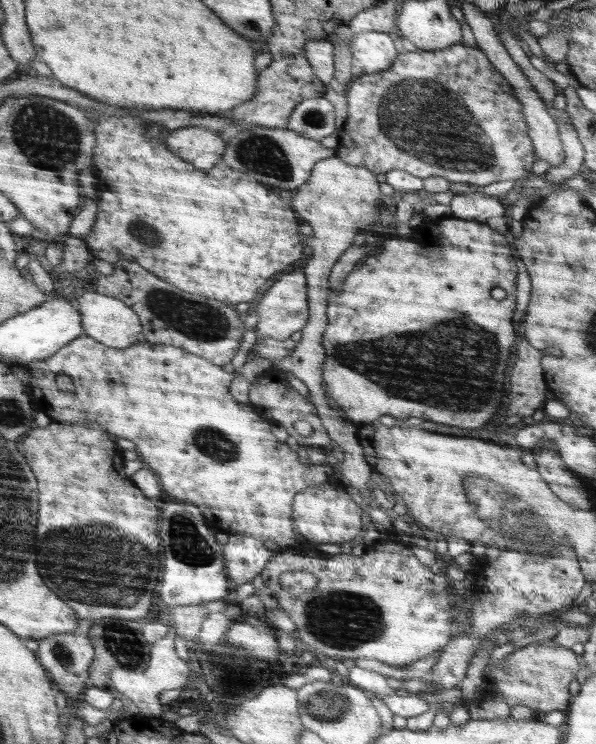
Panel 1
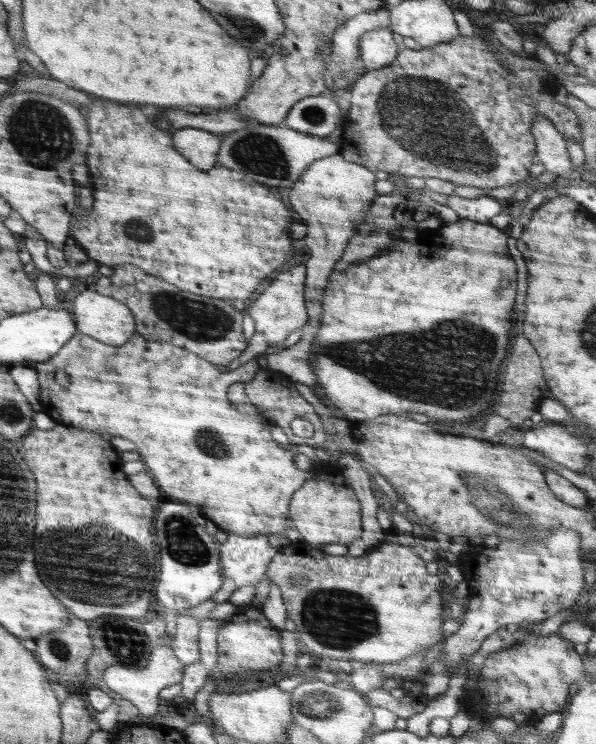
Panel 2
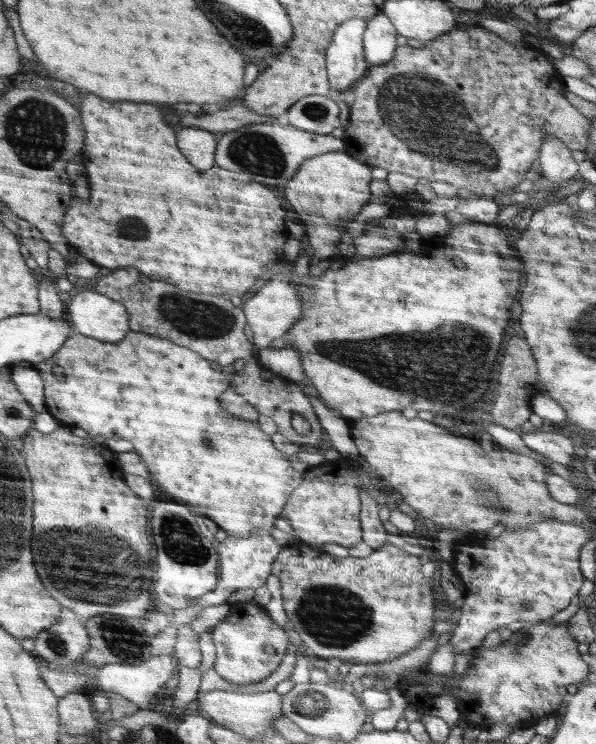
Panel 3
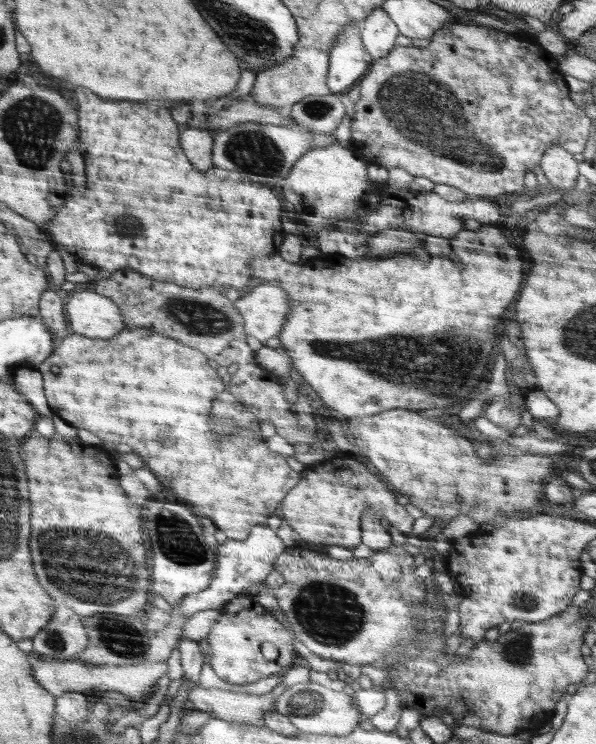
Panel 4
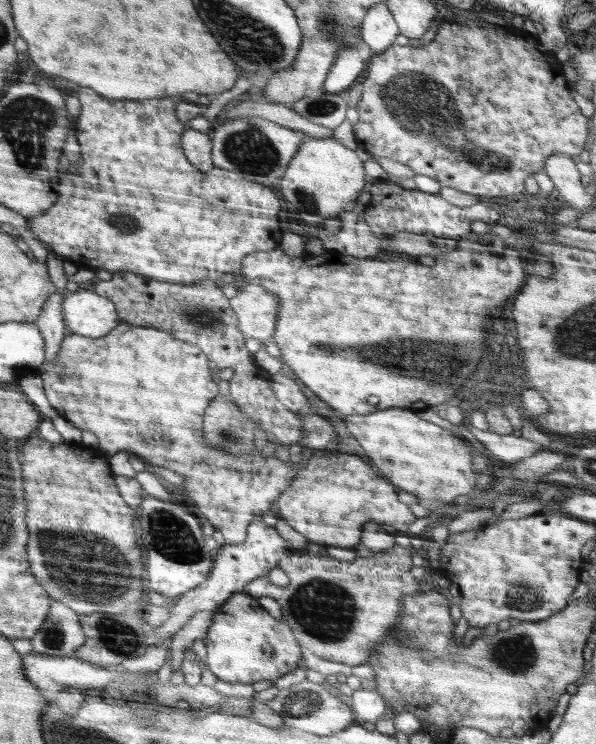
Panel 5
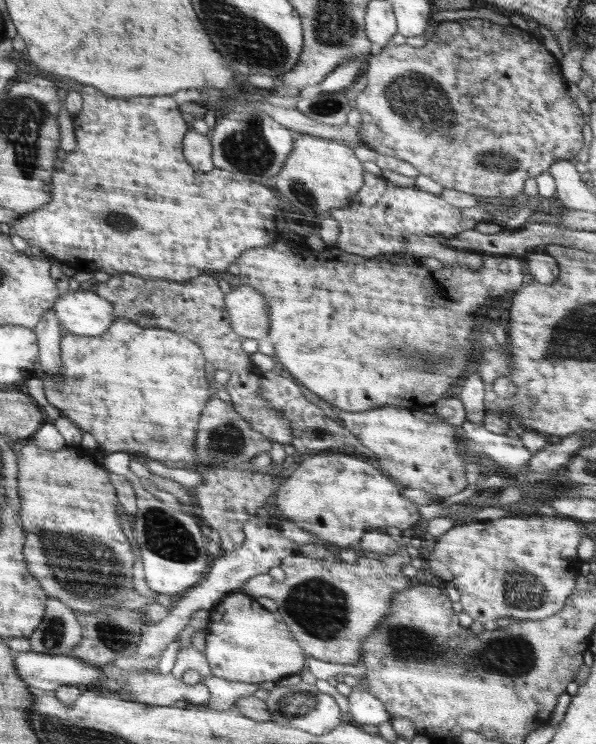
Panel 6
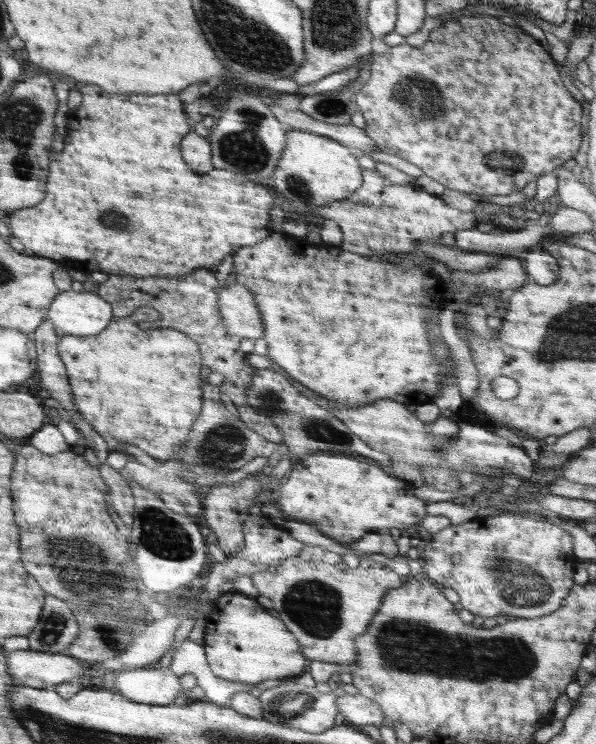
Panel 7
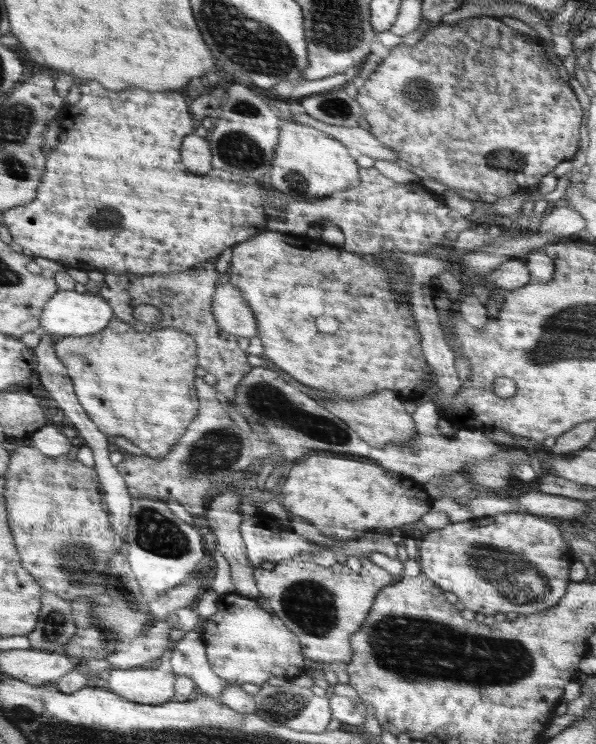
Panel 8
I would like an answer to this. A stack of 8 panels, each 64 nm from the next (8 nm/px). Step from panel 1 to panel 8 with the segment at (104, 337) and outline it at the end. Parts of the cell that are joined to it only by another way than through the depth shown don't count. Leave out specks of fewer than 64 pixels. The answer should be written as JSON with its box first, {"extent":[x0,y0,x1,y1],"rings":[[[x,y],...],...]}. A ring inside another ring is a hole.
{"extent":[39,289,115,339],"rings":[[[56,289],[41,311],[39,328],[42,328],[46,334],[52,334],[56,339],[91,335],[107,329],[113,317],[115,317],[114,308],[107,299],[103,299],[98,294]]]}

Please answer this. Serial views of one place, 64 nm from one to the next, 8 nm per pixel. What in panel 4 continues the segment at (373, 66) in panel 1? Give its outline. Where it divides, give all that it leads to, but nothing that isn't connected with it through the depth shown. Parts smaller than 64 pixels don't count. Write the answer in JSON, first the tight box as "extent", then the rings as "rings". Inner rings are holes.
{"extent":[358,7,399,61],"rings":[[[382,7],[376,8],[371,16],[362,20],[358,33],[374,61],[392,52],[396,47],[396,37],[399,34],[399,27]]]}

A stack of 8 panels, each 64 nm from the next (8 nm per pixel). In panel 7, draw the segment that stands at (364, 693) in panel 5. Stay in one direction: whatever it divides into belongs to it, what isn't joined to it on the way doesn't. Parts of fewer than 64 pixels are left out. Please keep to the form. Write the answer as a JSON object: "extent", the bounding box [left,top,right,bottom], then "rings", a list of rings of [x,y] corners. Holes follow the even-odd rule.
{"extent":[335,694,384,727],"rings":[[[360,694],[340,696],[335,701],[335,705],[338,708],[338,715],[343,714],[346,718],[344,720],[347,720],[349,724],[380,727],[384,719],[380,706]]]}

